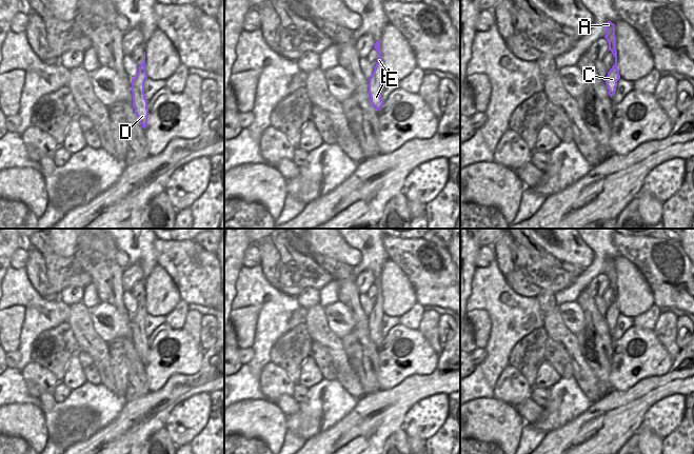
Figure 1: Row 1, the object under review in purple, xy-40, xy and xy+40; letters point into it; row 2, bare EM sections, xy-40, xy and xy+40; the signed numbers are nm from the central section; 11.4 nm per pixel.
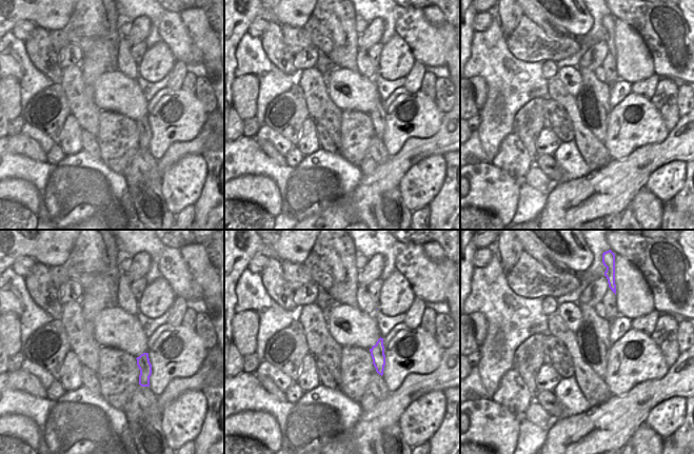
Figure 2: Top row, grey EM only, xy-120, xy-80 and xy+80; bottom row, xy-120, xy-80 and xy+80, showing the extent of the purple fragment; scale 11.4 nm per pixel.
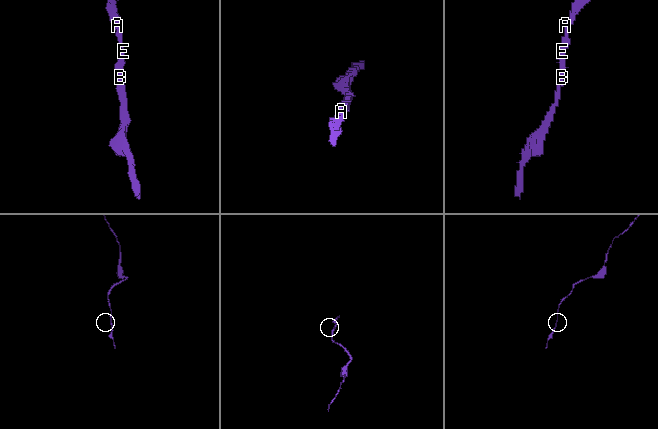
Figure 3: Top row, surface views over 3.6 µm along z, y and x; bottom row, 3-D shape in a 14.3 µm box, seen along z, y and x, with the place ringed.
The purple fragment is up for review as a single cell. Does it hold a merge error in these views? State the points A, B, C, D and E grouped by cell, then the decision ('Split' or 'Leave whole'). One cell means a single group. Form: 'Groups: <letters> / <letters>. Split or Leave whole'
Groups: A B C D E. Leave whole

